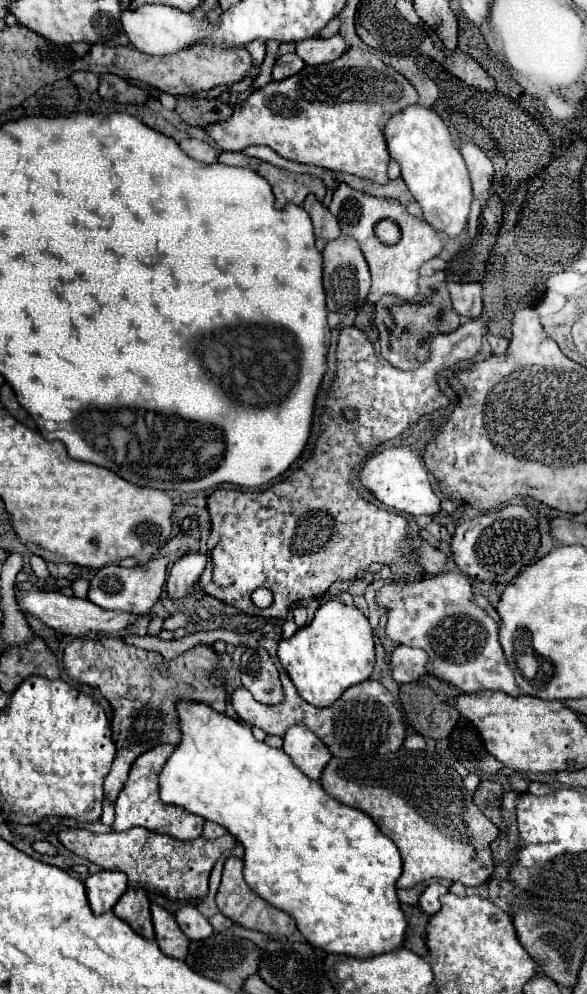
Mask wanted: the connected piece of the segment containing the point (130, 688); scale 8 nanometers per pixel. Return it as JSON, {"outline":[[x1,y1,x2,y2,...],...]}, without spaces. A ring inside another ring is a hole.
{"outline":[[102,637,102,639,74,639,64,647,64,667,66,673,80,683,94,685,112,705,112,739,116,743,116,757,110,773,104,779,104,797,116,803,122,791,132,763,158,745,162,737,164,743,180,743,180,721,176,705,178,701,202,701,214,711,224,711,226,691,224,685,210,673,220,669,218,655,212,647,196,645,194,649,178,655,168,665,168,677,158,675,154,665,164,663,160,653,146,651,128,645,122,637]]}

